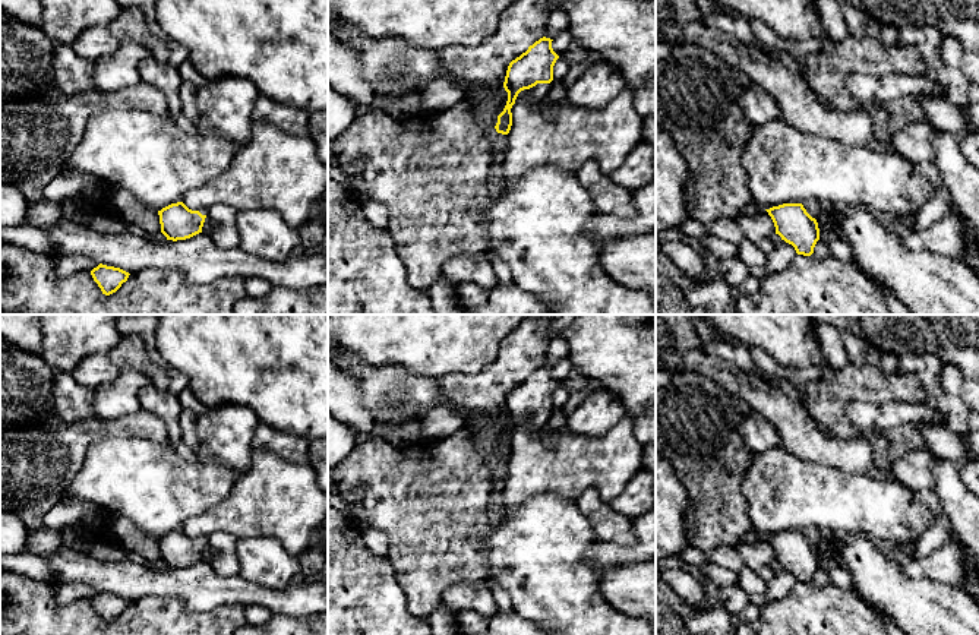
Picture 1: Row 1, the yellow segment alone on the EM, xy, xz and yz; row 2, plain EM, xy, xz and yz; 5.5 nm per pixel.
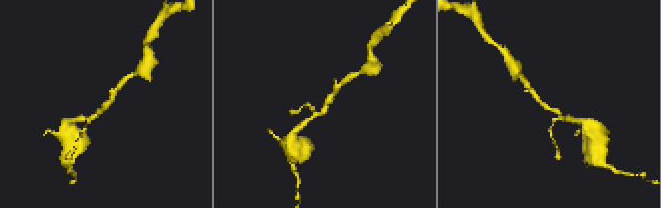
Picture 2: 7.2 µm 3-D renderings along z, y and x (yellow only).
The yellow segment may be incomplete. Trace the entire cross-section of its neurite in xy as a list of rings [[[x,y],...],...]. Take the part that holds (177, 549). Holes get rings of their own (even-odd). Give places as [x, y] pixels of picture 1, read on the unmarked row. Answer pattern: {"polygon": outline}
{"polygon": [[[183,530],[171,531],[161,538],[158,538],[161,560],[167,568],[186,568],[199,560],[206,543],[199,538],[189,537]]]}

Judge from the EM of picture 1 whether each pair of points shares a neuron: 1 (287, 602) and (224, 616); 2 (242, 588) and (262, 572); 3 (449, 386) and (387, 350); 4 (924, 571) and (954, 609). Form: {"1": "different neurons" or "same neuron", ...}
{"1": "different neurons", "2": "different neurons", "3": "different neurons", "4": "different neurons"}

